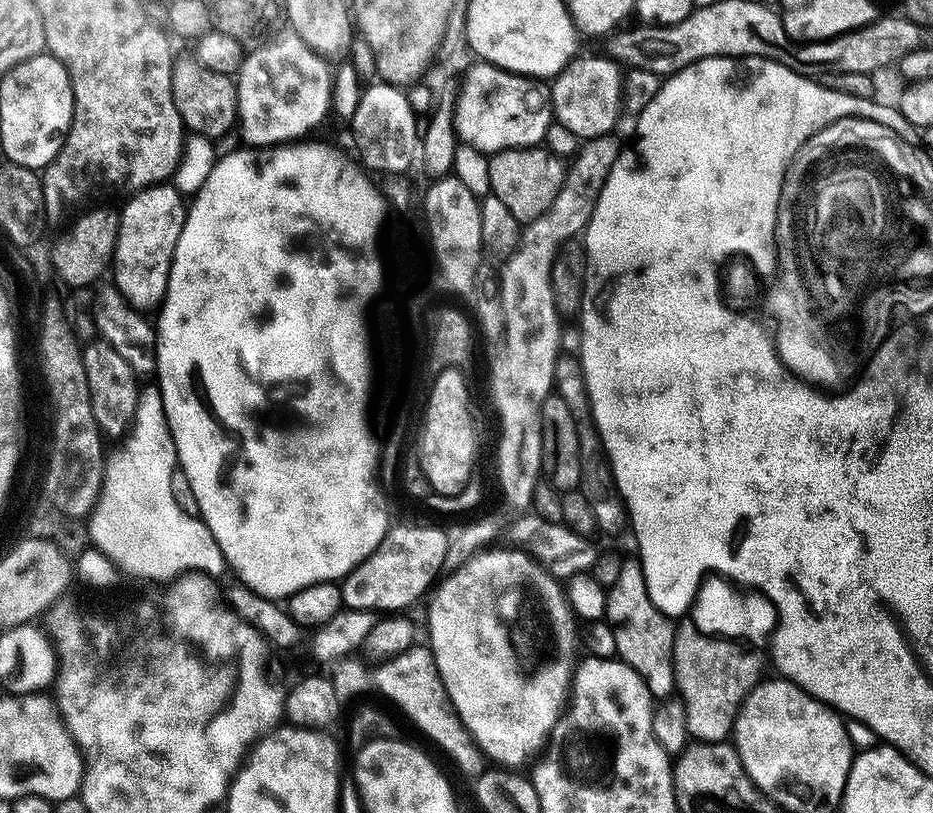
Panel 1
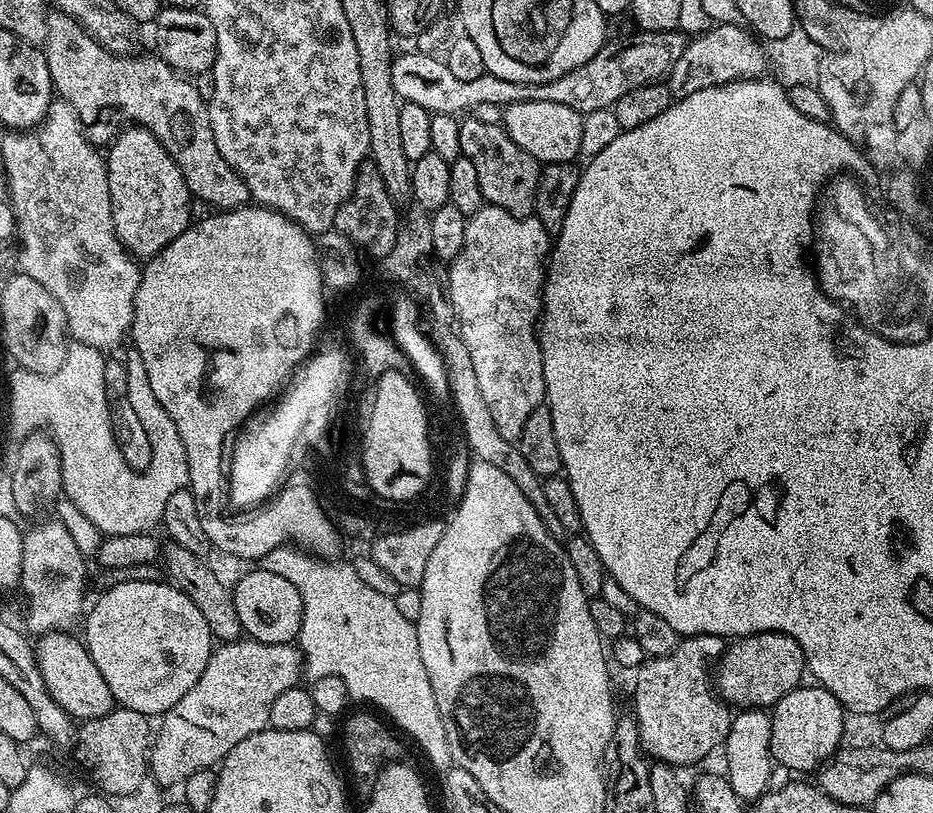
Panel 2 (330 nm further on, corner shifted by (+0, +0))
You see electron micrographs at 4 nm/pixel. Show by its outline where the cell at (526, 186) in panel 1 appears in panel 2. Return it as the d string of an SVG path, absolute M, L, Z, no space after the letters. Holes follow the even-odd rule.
M464 118L460 120L460 133L462 156L474 162L474 170L478 170L478 186L482 186L485 201L493 208L501 208L521 218L533 215L542 167L540 161L519 148L501 125Z

